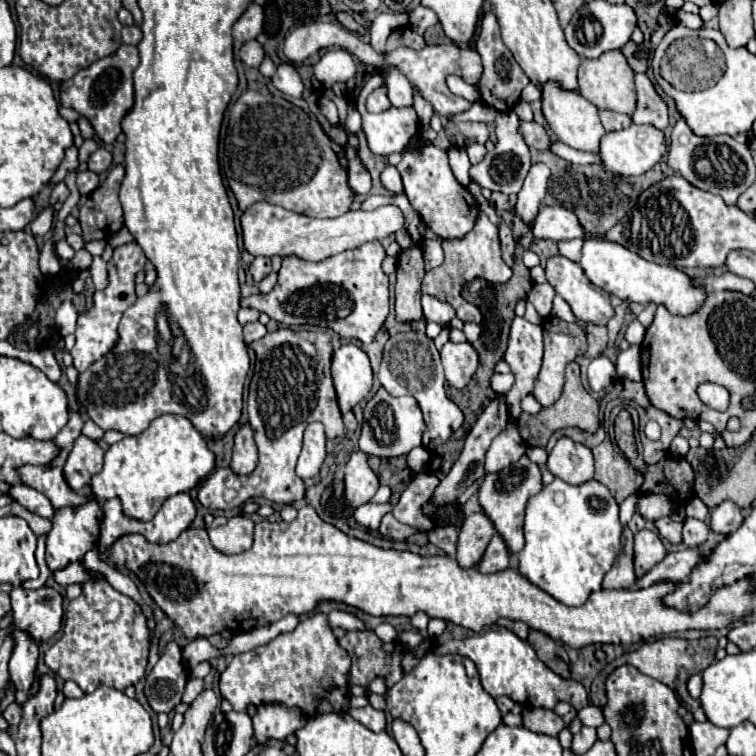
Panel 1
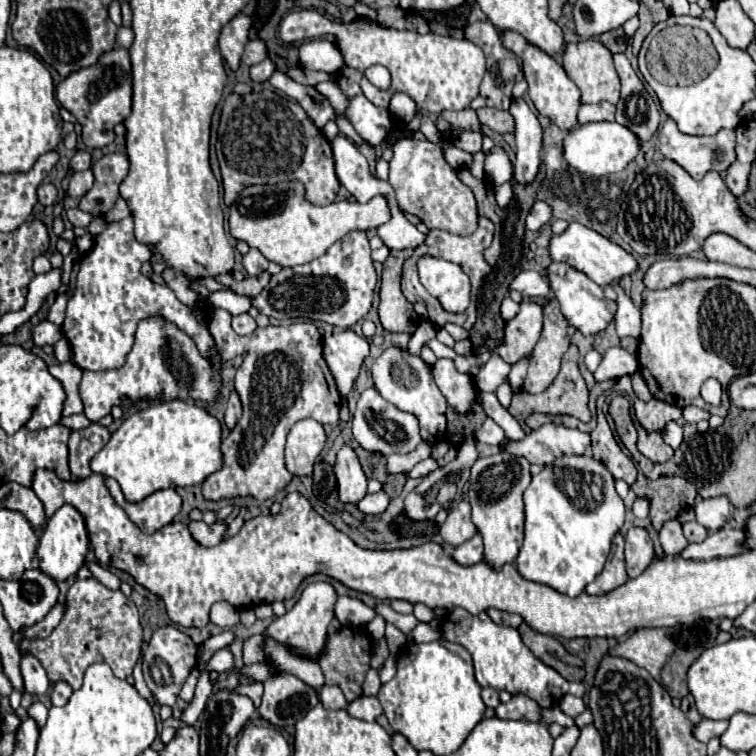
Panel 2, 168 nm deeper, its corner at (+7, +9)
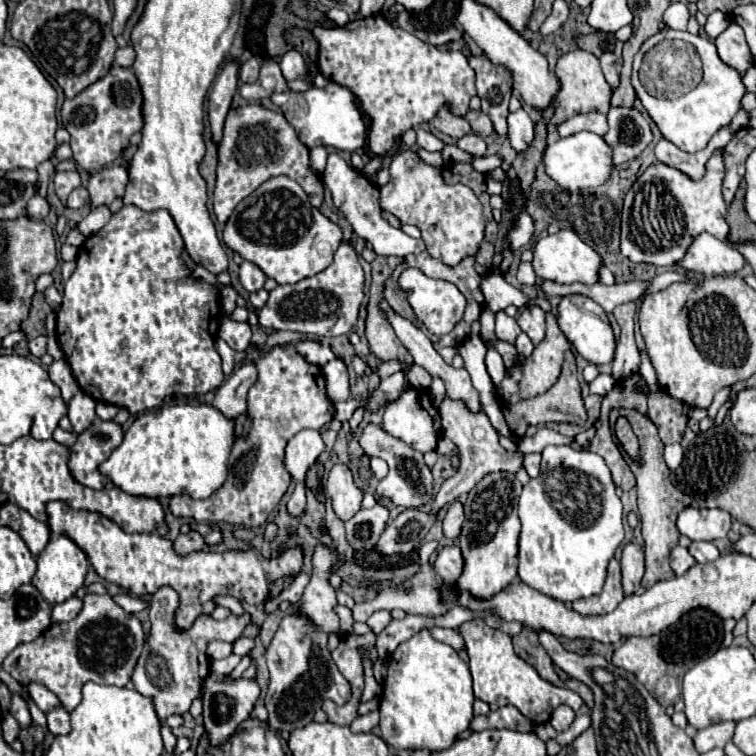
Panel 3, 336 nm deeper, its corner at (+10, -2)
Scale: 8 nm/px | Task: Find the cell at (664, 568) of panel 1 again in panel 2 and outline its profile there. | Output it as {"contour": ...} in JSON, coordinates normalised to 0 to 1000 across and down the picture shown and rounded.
{"contour":[[[958,697],[937,708],[934,716],[929,718],[915,718],[910,721],[899,737],[905,739],[944,739],[944,737],[968,737],[976,731],[984,731],[984,718],[987,718],[987,705],[984,700],[971,700],[971,697]]]}

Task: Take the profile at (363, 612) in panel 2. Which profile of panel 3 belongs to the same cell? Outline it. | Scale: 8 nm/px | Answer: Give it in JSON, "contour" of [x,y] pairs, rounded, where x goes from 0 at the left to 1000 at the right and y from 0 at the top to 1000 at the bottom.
{"contour":[[[575,714],[560,717],[560,722],[557,722],[557,728],[554,728],[557,754],[554,754],[546,765],[541,765],[541,767],[536,767],[536,770],[530,770],[530,772],[522,772],[522,775],[515,775],[515,778],[504,780],[496,794],[480,796],[480,799],[470,799],[470,804],[467,804],[467,820],[470,820],[470,823],[485,823],[493,810],[499,810],[499,807],[522,807],[522,804],[530,804],[530,807],[536,807],[538,812],[562,812],[562,815],[586,812],[594,802],[583,794],[583,783],[581,783],[583,767],[578,770],[578,765],[575,765],[575,759],[573,759],[573,751],[565,746],[565,741],[567,741],[567,735],[575,730],[575,725],[578,725],[578,717],[575,717]]]}

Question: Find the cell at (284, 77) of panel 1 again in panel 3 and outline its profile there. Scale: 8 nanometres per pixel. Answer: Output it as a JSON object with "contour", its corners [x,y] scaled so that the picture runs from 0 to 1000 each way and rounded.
{"contour":[[[438,108],[430,116],[411,116],[409,122],[372,122],[361,124],[358,135],[369,140],[382,159],[382,164],[393,172],[393,180],[406,196],[417,193],[440,193],[446,198],[459,198],[470,201],[483,193],[485,188],[485,159],[480,148],[472,140],[470,124],[446,108]]]}

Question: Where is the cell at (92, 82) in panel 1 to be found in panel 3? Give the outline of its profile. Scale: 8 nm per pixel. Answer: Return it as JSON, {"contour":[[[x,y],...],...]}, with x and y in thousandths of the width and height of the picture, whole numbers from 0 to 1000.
{"contour":[[[149,85],[147,93],[126,111],[115,114],[99,130],[86,130],[81,140],[81,159],[94,177],[94,198],[99,214],[112,225],[134,225],[139,217],[157,209],[171,190],[173,177],[184,175],[187,159],[187,119],[173,90]]]}

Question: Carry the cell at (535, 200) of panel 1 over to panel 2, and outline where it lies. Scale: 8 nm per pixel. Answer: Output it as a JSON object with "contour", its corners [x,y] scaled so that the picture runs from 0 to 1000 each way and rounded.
{"contour":[[[690,128],[677,134],[675,152],[680,155],[683,163],[680,237],[688,242],[701,242],[712,229],[712,194],[717,194],[717,173],[712,171],[712,155]]]}

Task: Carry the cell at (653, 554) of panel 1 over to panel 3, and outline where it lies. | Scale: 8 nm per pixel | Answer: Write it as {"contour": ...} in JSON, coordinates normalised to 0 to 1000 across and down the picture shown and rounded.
{"contour":[[[837,717],[827,720],[820,749],[824,780],[832,788],[832,786],[837,786],[845,778],[851,757],[853,757],[853,730],[851,730],[851,722],[837,720]]]}

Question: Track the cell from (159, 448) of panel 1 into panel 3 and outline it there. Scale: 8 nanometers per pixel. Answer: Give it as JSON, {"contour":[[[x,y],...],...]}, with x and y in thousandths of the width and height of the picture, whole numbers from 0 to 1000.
{"contour":[[[231,534],[197,542],[179,553],[163,577],[163,585],[147,598],[147,603],[131,614],[131,624],[155,646],[173,656],[210,659],[250,653],[253,659],[276,659],[300,630],[300,606],[308,587],[308,556],[300,556],[290,542],[276,534]]]}

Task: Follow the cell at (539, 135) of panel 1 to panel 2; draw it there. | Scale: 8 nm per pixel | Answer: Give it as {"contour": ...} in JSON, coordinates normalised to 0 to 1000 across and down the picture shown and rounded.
{"contour":[[[638,142],[630,147],[638,165],[646,165],[656,176],[677,176],[680,173],[680,157],[672,147],[661,147],[653,142]]]}

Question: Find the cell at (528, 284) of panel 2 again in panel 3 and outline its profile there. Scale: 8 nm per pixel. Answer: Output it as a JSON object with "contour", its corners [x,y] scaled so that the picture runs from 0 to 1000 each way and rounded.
{"contour":[[[647,360],[647,362],[639,365],[636,384],[639,384],[639,392],[642,392],[644,405],[647,405],[652,413],[668,410],[671,405],[694,407],[697,399],[700,399],[700,392],[697,392],[689,381],[676,378],[673,373],[668,373],[665,365],[652,362],[652,360]]]}

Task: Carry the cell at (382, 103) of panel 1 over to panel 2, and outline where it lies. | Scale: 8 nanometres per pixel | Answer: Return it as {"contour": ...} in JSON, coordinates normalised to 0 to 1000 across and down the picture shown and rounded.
{"contour":[[[393,12],[381,17],[370,30],[370,52],[376,57],[397,57],[405,49],[442,46],[452,67],[455,83],[466,91],[484,94],[489,86],[508,86],[519,97],[519,115],[513,120],[500,120],[487,104],[476,107],[481,126],[500,142],[513,142],[524,120],[537,123],[550,134],[556,147],[585,149],[587,144],[616,144],[627,128],[632,128],[632,115],[640,102],[640,70],[619,52],[585,49],[577,44],[548,44],[505,36],[500,28],[471,22],[463,30],[444,30],[419,12]]]}

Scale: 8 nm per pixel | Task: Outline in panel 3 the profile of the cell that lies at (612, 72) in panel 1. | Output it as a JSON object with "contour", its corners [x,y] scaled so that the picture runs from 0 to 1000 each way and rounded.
{"contour":[[[763,63],[763,66],[755,66],[745,74],[739,74],[737,87],[734,87],[734,98],[742,108],[742,119],[737,124],[739,140],[737,140],[737,146],[729,156],[729,164],[742,164],[750,156],[763,153],[766,148],[795,148],[795,151],[806,148],[811,119],[806,116],[806,111],[798,101],[792,77],[787,77],[782,69],[774,69],[774,66]]]}

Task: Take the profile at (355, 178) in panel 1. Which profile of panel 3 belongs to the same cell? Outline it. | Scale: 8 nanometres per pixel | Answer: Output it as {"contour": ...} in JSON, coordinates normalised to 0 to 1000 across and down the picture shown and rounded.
{"contour":[[[446,201],[435,204],[433,209],[433,222],[427,228],[427,243],[438,251],[443,272],[459,286],[464,294],[467,304],[472,312],[483,315],[488,323],[493,323],[496,336],[504,339],[530,339],[536,341],[538,336],[552,336],[562,331],[560,317],[549,317],[538,312],[533,304],[520,302],[507,286],[504,286],[504,272],[501,272],[501,249],[485,238],[478,228],[472,228],[467,220],[462,220]]]}

